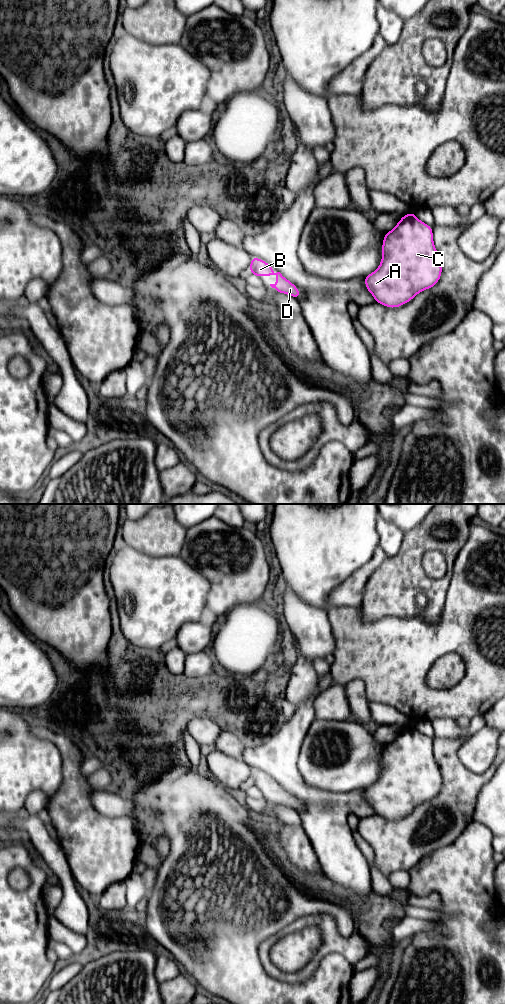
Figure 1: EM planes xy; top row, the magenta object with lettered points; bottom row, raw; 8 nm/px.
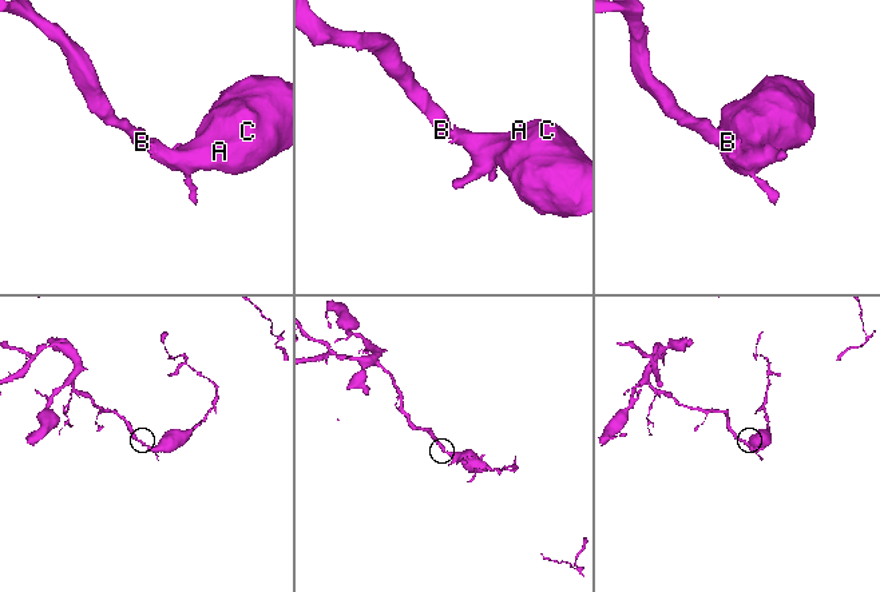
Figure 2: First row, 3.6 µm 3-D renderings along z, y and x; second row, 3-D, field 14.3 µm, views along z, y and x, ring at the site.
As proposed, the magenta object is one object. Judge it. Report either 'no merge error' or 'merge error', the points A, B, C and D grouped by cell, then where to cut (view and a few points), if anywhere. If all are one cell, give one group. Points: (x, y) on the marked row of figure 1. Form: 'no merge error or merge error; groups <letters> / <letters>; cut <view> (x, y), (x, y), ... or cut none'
no merge error; groups A B C D; cut none

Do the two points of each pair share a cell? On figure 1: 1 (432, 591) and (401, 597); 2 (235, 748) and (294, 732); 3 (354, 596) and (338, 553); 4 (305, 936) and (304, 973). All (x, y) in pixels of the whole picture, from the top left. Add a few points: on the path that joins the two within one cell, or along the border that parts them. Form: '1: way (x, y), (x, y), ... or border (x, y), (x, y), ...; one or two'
1: way (424, 588), (409, 589); one
2: border (245, 747), (241, 758); two
3: border (366, 563), (357, 568), (329, 592); two
4: border (318, 948), (303, 967), (295, 971), (281, 970); two

